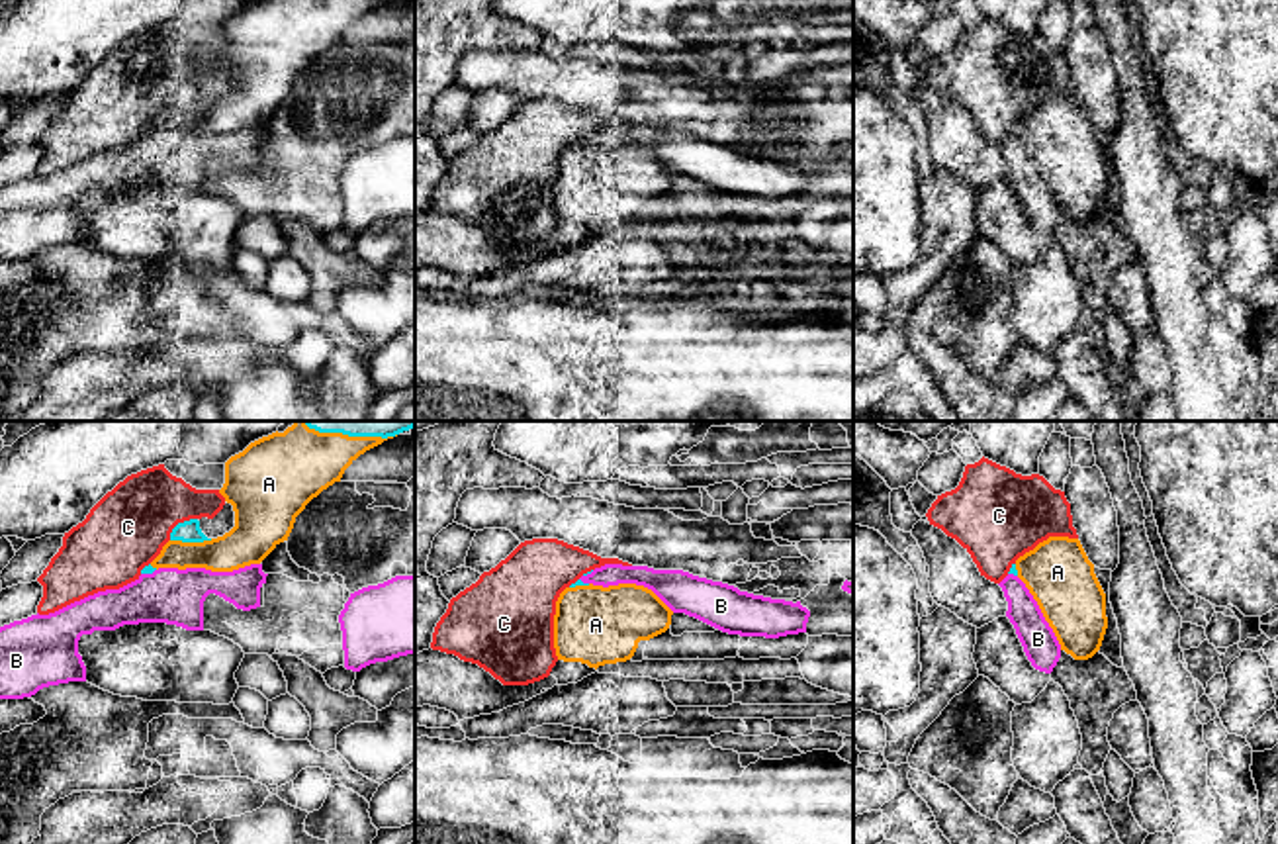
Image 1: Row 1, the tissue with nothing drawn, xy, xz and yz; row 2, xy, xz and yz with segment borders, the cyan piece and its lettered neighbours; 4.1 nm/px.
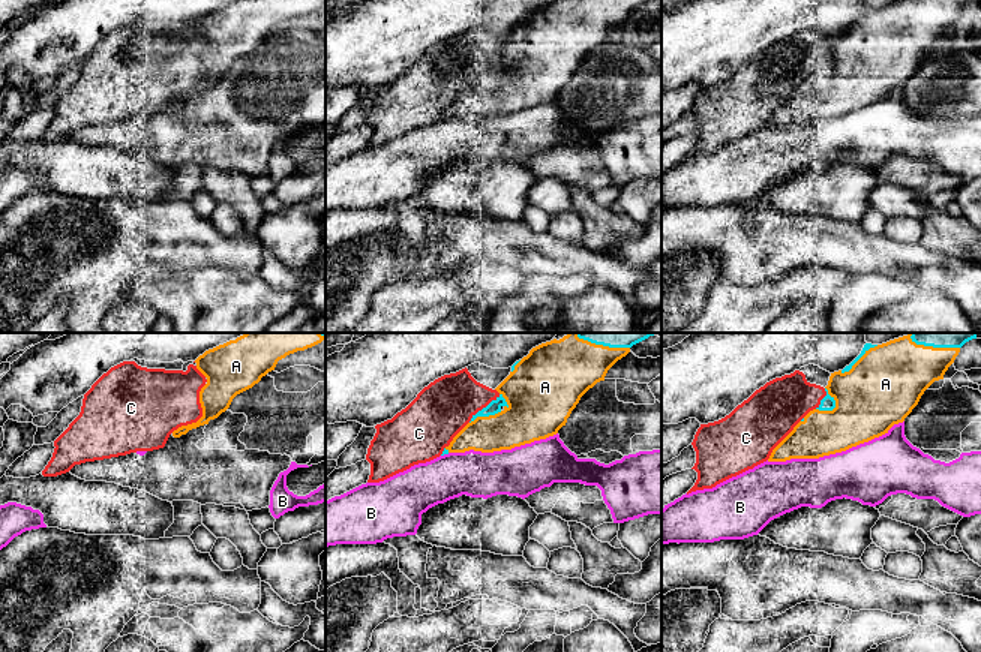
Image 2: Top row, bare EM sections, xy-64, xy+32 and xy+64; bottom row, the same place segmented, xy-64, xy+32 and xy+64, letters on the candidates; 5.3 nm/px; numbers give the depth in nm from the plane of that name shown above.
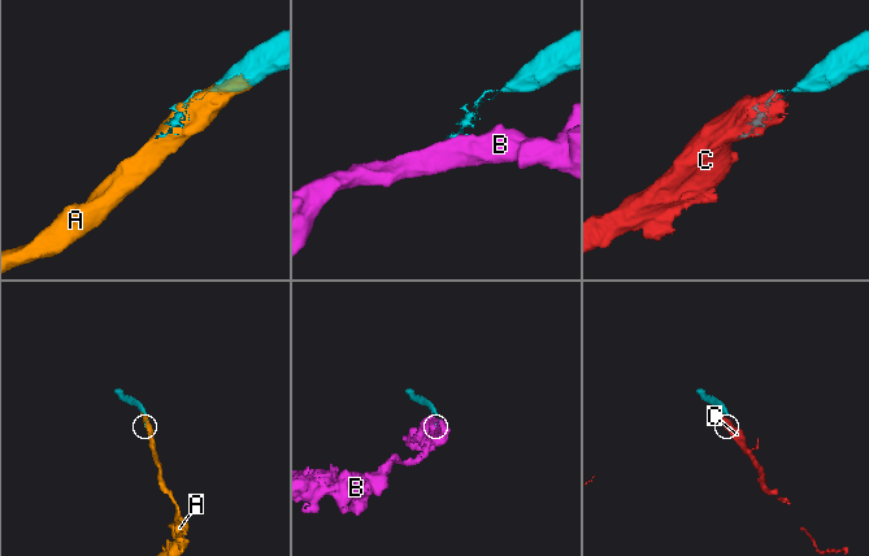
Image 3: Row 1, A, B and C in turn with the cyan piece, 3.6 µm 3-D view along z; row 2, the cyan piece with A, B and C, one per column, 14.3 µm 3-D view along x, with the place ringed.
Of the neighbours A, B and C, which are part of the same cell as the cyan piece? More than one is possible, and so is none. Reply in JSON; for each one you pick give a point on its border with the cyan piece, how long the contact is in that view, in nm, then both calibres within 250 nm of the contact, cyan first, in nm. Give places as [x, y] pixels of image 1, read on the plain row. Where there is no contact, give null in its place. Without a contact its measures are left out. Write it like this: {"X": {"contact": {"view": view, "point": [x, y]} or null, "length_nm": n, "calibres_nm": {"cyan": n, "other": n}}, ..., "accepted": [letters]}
{"A": {"contact": {"view": "xy", "point": [190, 102]}, "length_nm": 180, "calibres_nm": {"cyan": 90, "other": 180}}, "accepted": ["A"]}

